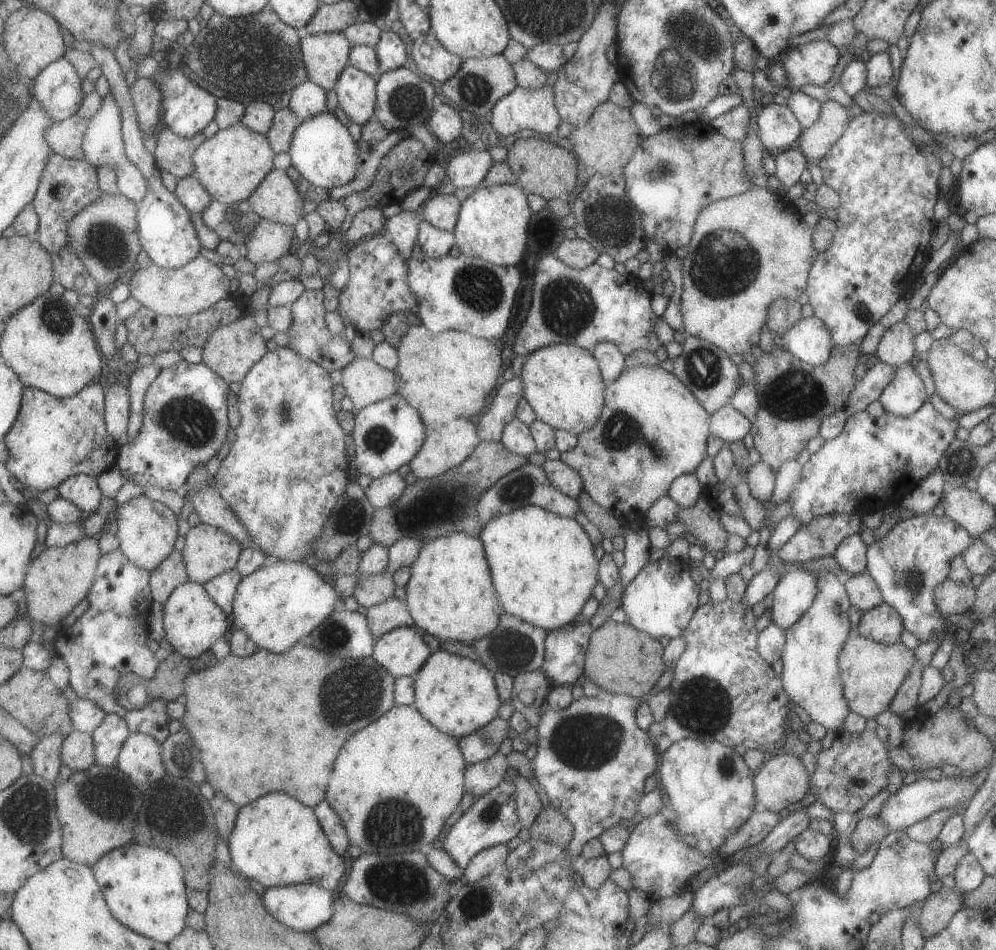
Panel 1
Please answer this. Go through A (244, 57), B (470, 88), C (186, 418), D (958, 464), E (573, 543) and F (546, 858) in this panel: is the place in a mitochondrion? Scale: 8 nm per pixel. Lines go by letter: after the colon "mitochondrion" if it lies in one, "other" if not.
A: mitochondrion
B: mitochondrion
C: mitochondrion
D: mitochondrion
E: other
F: other

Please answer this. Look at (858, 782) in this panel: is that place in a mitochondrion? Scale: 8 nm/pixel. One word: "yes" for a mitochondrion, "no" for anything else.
no

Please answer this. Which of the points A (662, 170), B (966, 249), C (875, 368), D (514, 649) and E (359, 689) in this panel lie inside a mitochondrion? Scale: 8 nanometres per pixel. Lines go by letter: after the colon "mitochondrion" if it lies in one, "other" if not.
A: mitochondrion
B: other
C: other
D: mitochondrion
E: mitochondrion

